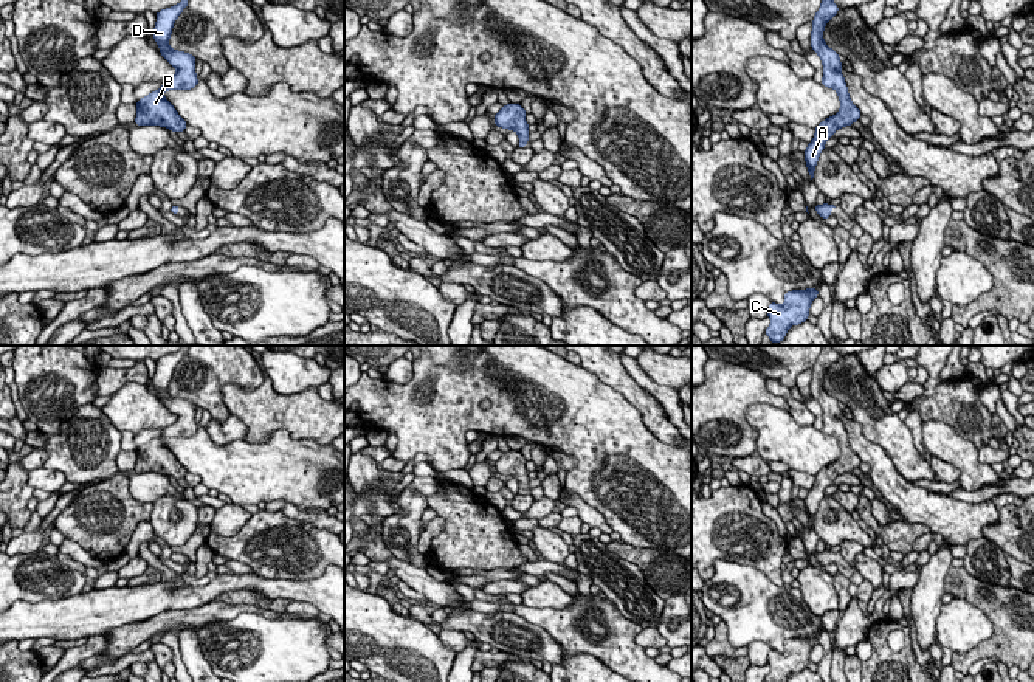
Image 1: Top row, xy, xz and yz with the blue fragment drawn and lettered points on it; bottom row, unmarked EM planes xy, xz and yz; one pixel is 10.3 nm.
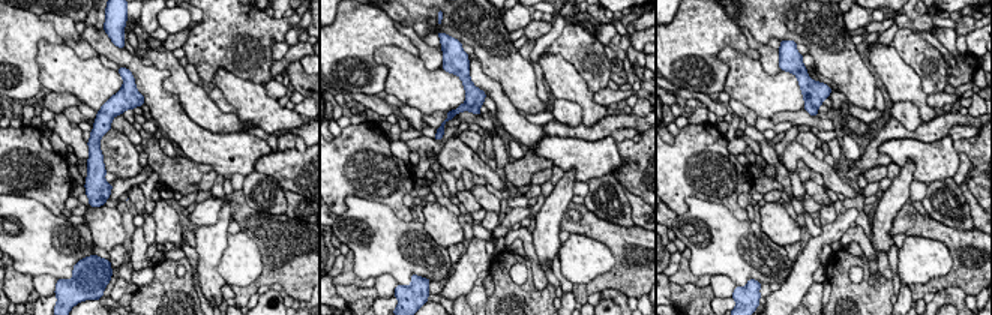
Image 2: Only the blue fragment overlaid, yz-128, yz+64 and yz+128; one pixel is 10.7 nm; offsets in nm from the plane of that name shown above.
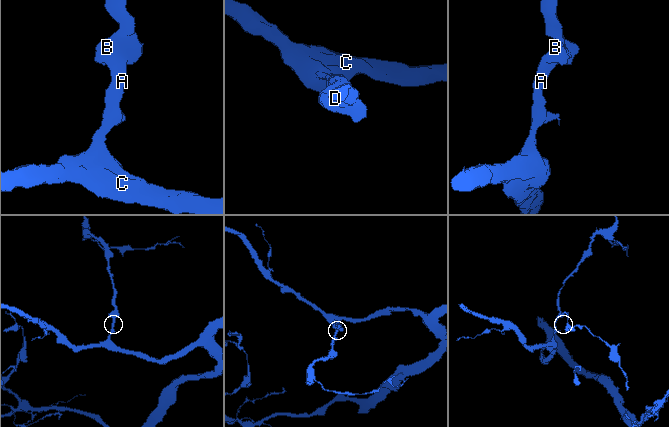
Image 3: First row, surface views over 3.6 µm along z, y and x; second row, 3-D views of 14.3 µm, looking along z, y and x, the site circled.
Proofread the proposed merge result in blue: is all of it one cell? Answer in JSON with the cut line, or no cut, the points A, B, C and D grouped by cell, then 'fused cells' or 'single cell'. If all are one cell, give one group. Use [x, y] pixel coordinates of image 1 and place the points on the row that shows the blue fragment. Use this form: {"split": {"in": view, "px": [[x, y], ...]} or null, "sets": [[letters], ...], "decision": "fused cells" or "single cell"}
{"split": null, "sets": [["A", "B", "C", "D"]], "decision": "single cell"}

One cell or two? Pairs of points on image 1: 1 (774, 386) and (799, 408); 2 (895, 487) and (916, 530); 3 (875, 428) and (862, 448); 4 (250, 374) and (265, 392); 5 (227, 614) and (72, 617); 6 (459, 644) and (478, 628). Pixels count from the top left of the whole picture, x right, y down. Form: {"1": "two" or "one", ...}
{"1": "one", "2": "two", "3": "two", "4": "two", "5": "two", "6": "two"}

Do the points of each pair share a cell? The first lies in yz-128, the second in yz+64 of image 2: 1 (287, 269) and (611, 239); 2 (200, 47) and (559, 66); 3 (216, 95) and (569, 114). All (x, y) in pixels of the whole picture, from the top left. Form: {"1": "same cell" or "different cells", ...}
{"1": "same cell", "2": "different cells", "3": "same cell"}

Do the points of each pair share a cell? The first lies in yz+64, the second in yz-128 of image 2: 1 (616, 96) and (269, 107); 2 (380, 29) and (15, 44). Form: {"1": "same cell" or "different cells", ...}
{"1": "different cells", "2": "same cell"}

